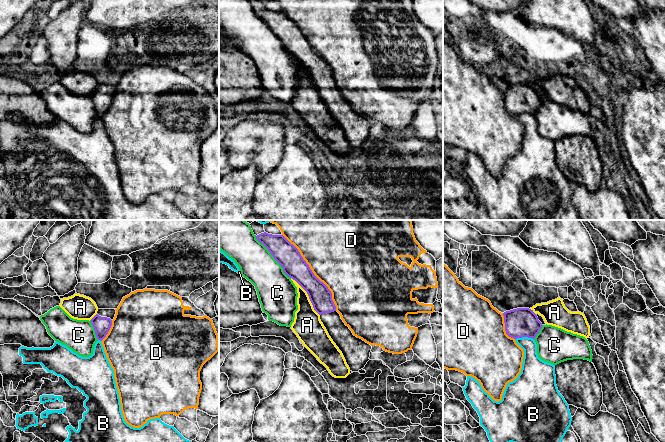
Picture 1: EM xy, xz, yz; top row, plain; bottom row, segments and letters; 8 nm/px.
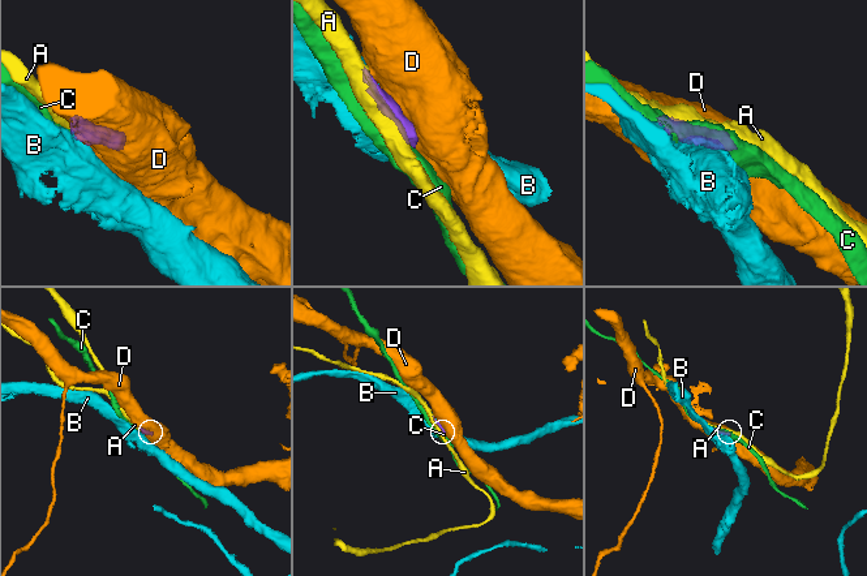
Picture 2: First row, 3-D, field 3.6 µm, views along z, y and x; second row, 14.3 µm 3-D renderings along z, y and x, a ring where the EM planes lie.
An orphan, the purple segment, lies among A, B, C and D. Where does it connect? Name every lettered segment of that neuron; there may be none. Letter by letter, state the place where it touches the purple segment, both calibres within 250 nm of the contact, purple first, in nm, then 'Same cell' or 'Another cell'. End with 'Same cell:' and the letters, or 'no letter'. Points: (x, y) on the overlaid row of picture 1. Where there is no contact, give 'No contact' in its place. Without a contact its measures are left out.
A: Touches purple at xz (308, 295). Thickness 190 nm (purple) against 220 nm. Another cell
B: Touches purple at yz (524, 336). Thickness 240 nm (purple) against 170 nm. Another cell
C: Touches purple at xz (273, 256). Thickness 190 nm (purple) against 280 nm. Another cell
D: Touches purple at xz (312, 272). Thickness 190 nm (purple) against 500 nm. Another cell
Same cell: no letter

